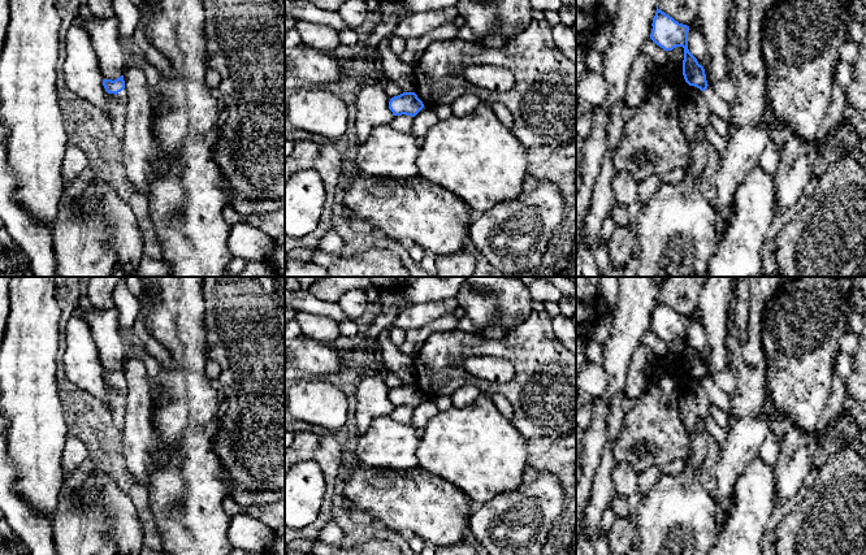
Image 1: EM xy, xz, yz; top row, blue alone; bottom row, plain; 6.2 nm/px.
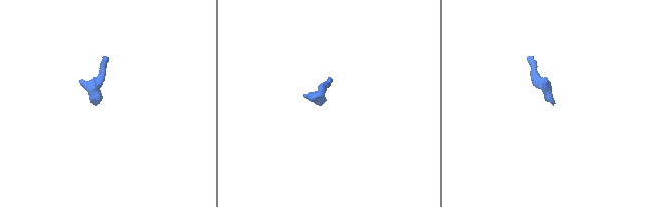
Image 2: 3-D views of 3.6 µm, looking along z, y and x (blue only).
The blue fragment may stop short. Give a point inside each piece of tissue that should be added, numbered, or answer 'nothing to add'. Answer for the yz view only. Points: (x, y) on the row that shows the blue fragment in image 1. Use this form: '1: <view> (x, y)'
1: yz (719, 107)

